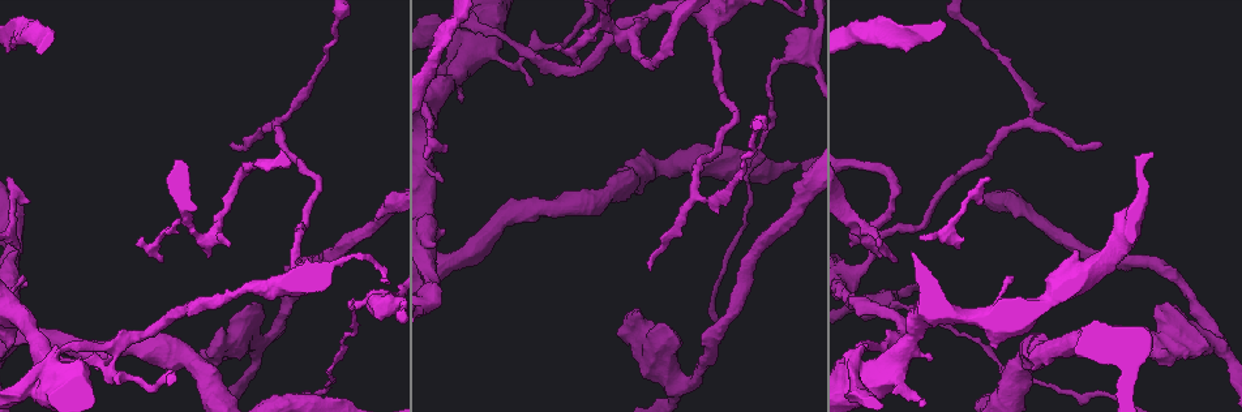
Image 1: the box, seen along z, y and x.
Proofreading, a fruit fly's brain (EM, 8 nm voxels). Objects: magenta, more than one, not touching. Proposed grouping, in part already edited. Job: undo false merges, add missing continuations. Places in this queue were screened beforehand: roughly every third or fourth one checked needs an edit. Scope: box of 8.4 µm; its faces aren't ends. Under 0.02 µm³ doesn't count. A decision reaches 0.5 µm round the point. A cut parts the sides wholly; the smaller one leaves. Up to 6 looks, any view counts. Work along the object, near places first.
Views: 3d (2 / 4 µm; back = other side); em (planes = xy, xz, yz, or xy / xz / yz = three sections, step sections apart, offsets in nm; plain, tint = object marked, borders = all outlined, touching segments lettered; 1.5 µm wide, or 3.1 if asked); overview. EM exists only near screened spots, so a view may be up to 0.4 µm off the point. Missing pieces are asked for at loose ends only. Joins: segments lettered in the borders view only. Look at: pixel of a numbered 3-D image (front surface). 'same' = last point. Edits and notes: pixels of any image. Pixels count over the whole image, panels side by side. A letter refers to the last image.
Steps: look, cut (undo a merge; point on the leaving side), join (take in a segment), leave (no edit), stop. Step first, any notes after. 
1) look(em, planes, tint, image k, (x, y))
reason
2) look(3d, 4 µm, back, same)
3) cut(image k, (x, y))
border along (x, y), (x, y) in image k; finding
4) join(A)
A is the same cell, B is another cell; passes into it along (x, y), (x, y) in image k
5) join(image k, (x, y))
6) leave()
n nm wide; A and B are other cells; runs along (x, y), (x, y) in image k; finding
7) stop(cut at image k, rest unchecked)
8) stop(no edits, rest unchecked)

look(3d, 4 µm, image 1, (1014, 278))
branch stops here

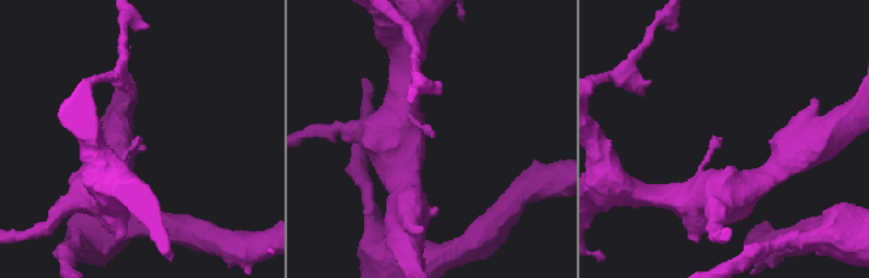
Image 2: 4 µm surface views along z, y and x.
look(em, planes, plain, image 2, (433, 137))
now the EM

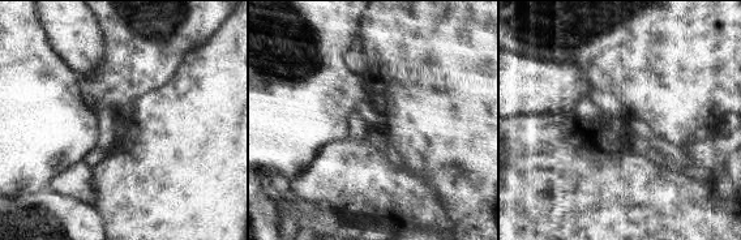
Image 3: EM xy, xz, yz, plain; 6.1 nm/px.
look(em, planes, borders, same)
what lies round it

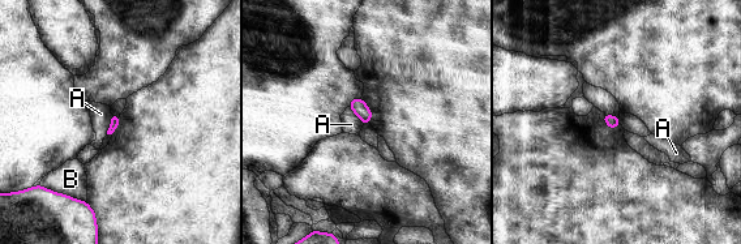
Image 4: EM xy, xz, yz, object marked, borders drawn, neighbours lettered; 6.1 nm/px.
leave()
A and B are other cells; border along (111, 114), (111, 122), (106, 133) in image 4; none of them fits

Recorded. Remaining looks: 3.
look(em, yz, step 8, tint, image 1, (162, 261))
free end

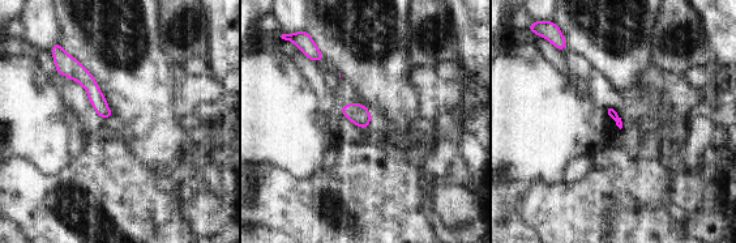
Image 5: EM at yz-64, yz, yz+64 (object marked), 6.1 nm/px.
look(em, planes, borders, same)

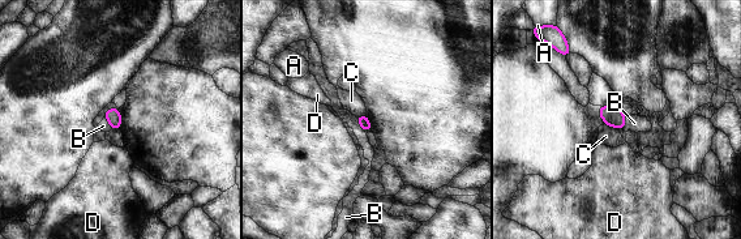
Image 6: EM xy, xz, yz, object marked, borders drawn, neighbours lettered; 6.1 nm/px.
leave()
A, B, C and D are other cells; border along (604, 123), (622, 131) in image 6; none of them fits

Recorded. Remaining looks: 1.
stop(no edits, rest unchecked)

